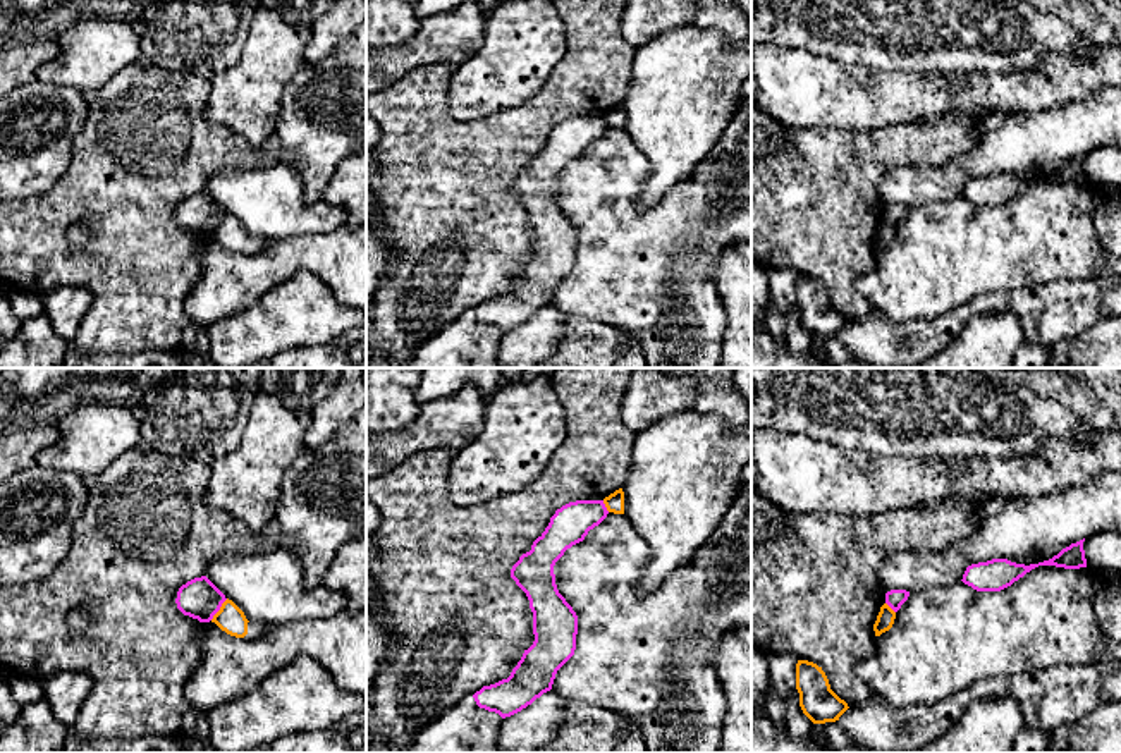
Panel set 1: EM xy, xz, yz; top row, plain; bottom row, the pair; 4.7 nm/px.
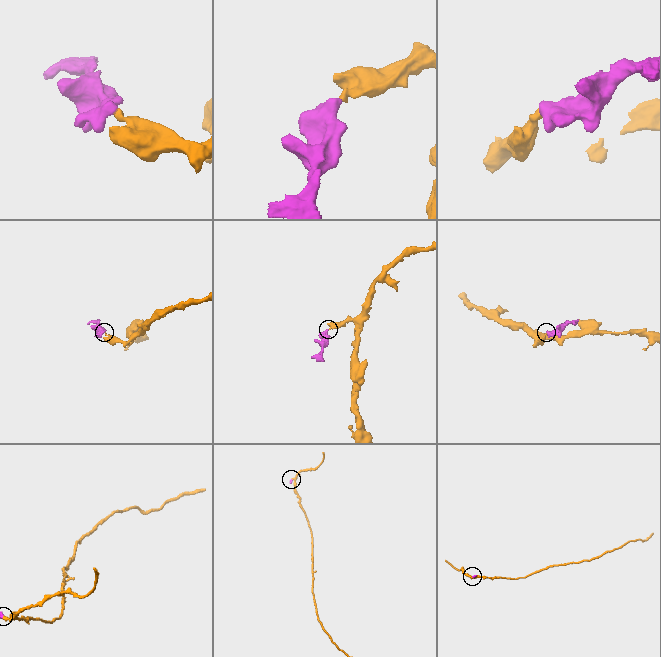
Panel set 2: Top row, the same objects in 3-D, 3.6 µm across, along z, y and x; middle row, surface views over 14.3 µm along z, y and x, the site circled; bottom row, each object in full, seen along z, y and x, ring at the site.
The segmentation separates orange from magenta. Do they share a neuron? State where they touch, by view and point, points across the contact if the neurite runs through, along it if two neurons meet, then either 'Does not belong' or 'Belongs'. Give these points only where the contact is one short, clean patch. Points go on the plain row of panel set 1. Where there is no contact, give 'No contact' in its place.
Touches orange at xy (220, 224). Boundary: xy (227, 214), (210, 234). Does not belong

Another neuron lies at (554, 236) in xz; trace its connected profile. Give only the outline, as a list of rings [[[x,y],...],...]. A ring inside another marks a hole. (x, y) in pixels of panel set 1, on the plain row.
[[[603,115],[562,120],[531,165],[512,181],[511,193],[530,215],[535,256],[507,294],[483,301],[473,309],[480,323],[505,334],[552,304],[557,285],[574,270],[578,249],[578,230],[557,205],[554,181],[607,129]]]

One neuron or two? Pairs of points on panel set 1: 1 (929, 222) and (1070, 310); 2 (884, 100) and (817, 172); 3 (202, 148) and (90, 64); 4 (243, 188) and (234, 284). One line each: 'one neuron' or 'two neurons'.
1: two neurons
2: two neurons
3: two neurons
4: two neurons

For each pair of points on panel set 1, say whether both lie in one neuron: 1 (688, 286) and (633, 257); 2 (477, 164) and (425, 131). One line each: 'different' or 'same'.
1: same
2: same

